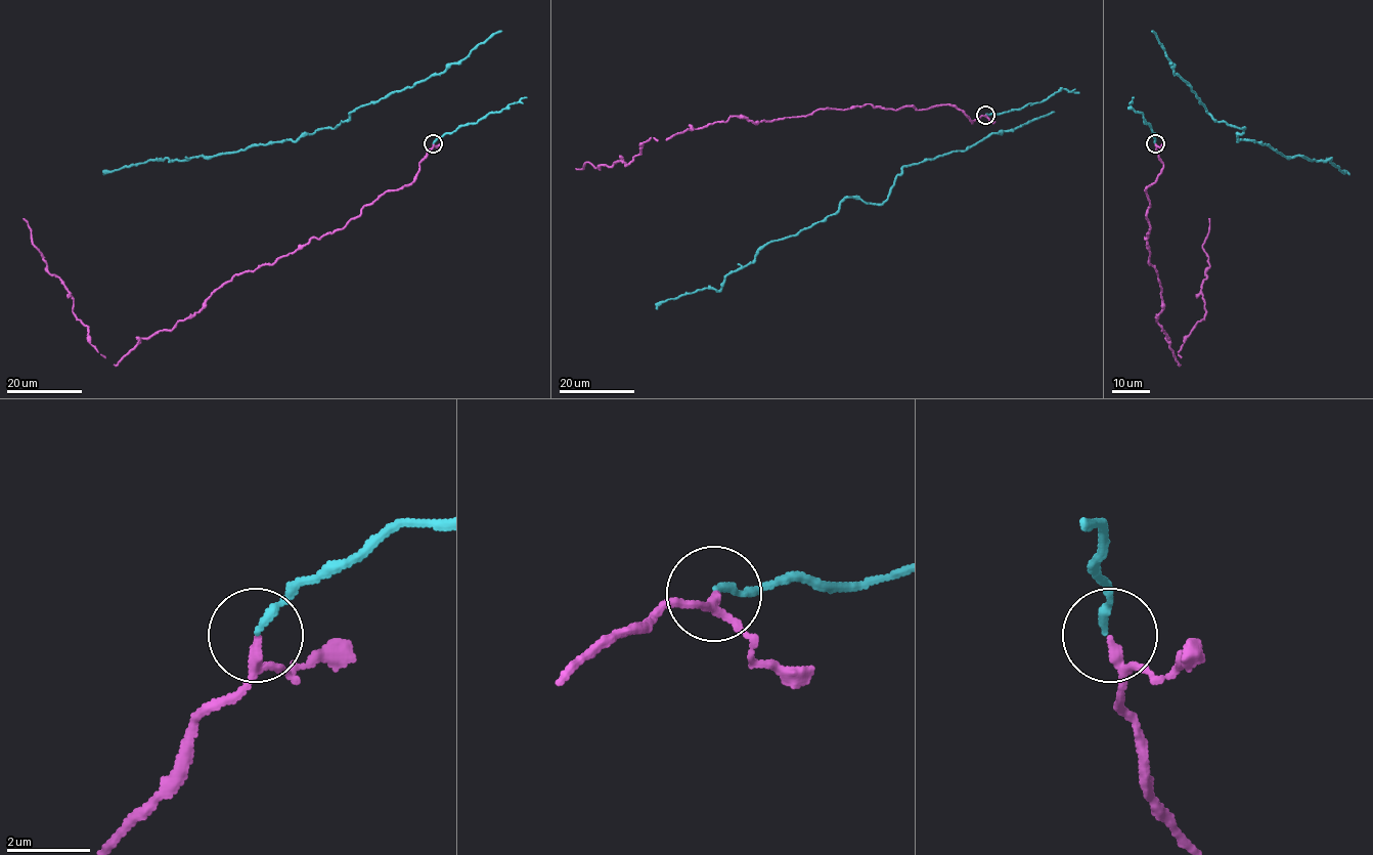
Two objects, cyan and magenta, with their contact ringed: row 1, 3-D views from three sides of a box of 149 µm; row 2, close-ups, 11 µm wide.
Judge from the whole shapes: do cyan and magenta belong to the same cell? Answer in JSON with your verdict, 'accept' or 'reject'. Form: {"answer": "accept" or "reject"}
{"answer": "accept"}

